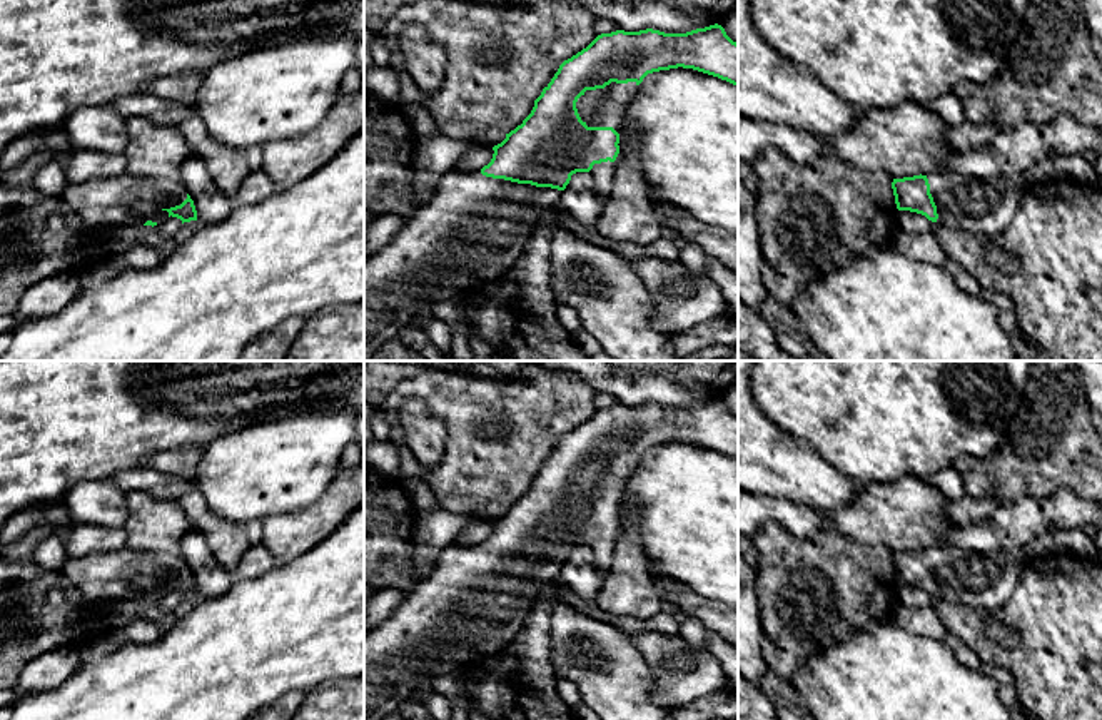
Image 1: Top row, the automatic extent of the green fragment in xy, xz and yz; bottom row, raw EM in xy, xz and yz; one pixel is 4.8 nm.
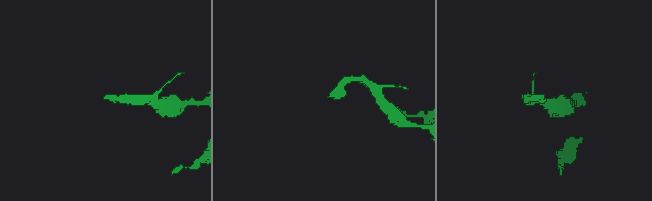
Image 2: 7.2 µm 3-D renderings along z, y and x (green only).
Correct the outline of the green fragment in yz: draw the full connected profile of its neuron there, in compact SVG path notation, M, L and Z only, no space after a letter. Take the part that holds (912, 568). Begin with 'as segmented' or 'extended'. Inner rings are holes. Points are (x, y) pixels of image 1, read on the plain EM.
extended; M930 546L893 553L892 563L898 585L922 588L938 600L993 611L1012 598L1029 561L1022 550L990 555Z

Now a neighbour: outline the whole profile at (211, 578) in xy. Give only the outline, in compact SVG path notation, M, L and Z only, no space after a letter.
M192 530L180 540L180 558L194 575L200 598L214 598L230 590L235 578L222 568L202 531Z

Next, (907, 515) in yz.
M902 478L897 483L860 486L857 498L838 510L820 513L832 530L843 533L863 546L885 545L893 553L947 546L945 533L952 525L943 508L947 496L925 479Z

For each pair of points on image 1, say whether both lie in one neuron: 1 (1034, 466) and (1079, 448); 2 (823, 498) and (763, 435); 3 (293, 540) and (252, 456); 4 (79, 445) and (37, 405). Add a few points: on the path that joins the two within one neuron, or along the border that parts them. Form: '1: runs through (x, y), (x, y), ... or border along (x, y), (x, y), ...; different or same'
1: runs through (1046, 455), (1052, 448), (1067, 448); same
2: runs through (808, 483), (775, 450); same
3: border along (316, 498), (303, 510), (269, 515), (262, 520); different
4: runs through (69, 435), (47, 413); same

